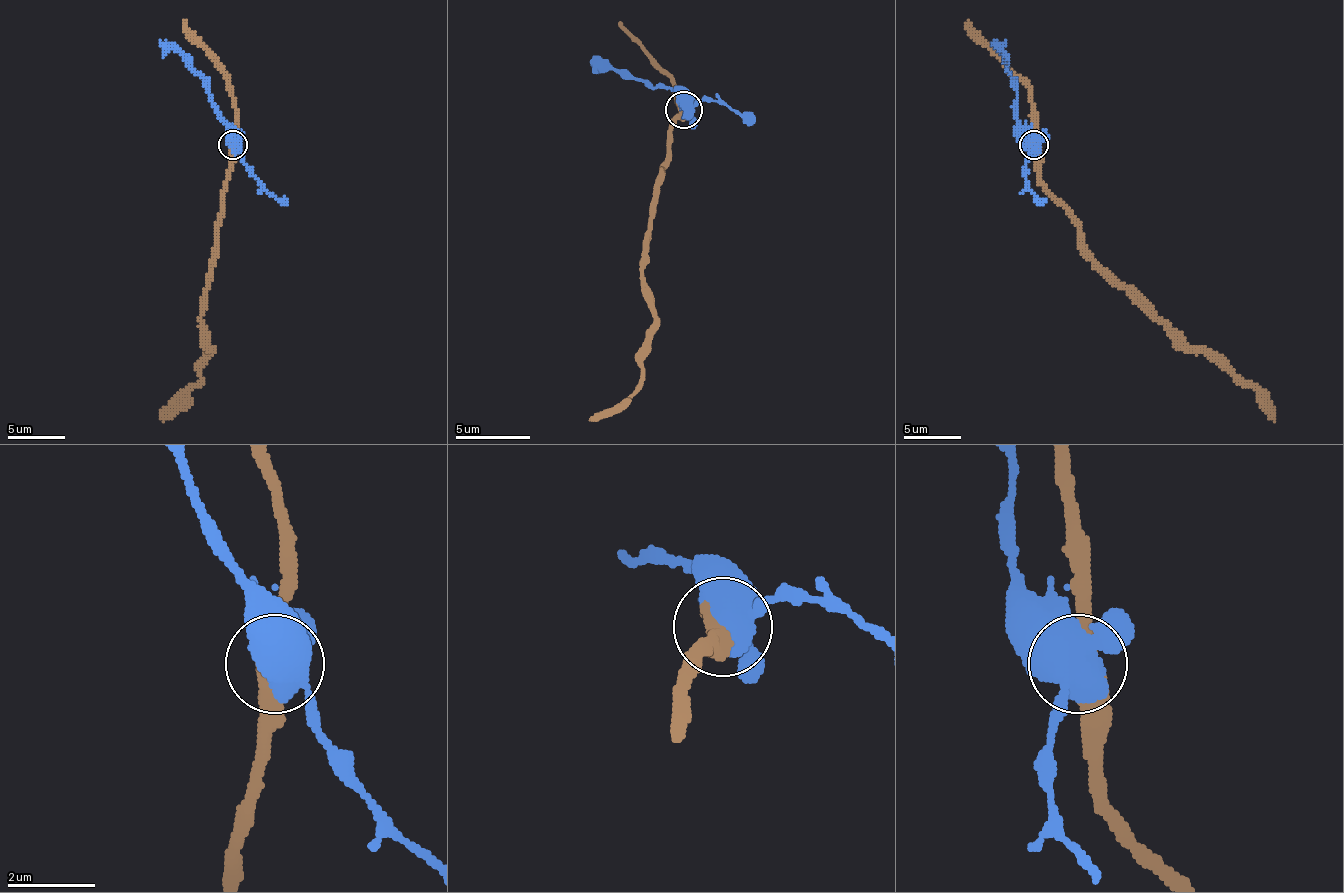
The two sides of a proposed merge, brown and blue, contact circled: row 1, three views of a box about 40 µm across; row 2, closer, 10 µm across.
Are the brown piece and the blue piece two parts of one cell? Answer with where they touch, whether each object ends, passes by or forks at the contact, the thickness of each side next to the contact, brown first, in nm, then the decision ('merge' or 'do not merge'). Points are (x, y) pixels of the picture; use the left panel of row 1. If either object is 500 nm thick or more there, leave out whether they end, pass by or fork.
(233, 145) | 500/550 nm | do not merge

